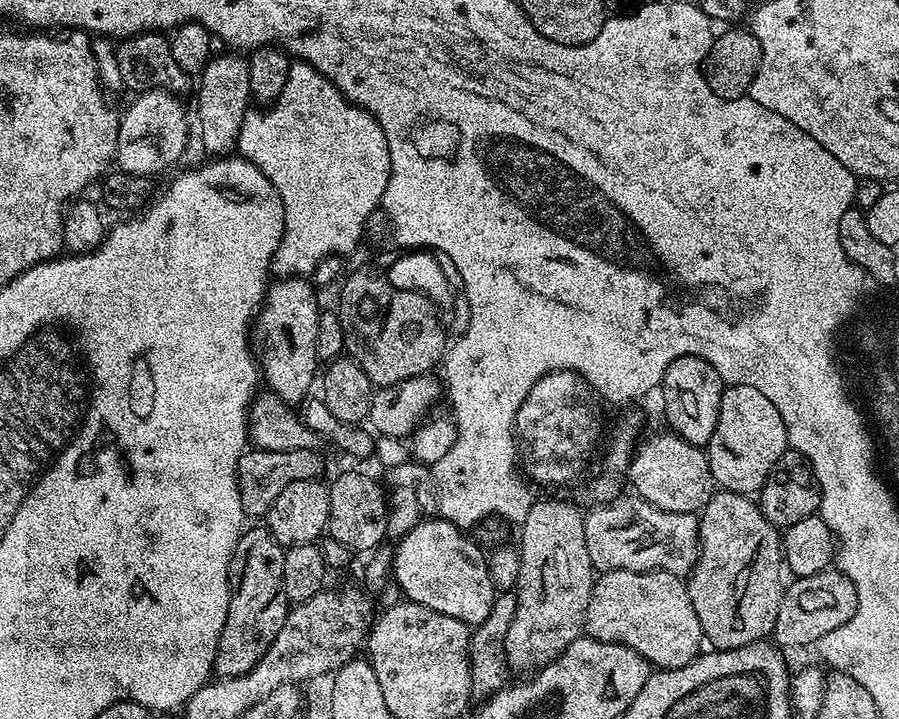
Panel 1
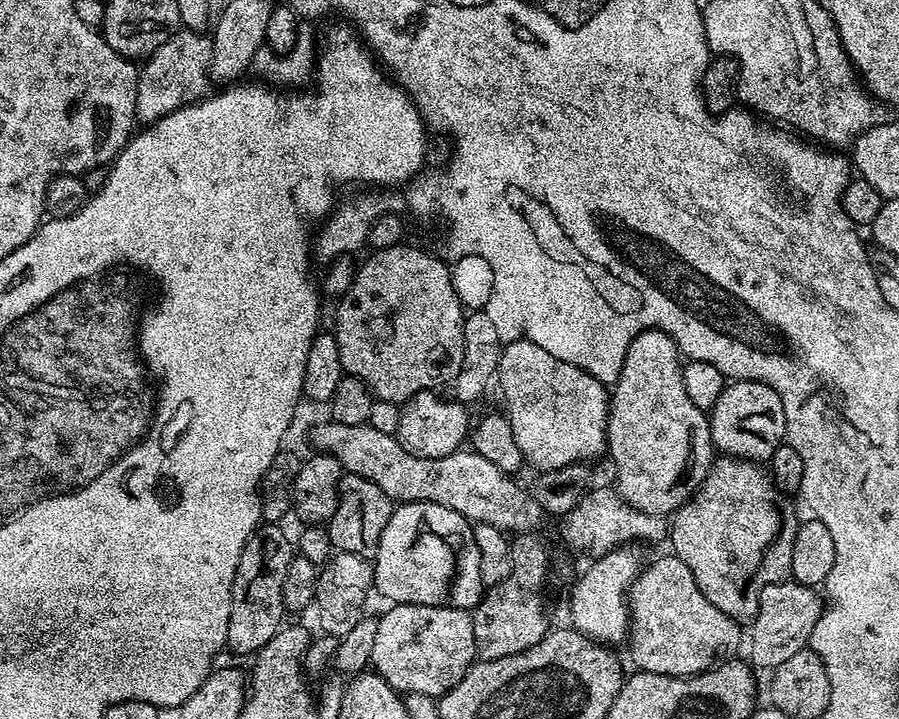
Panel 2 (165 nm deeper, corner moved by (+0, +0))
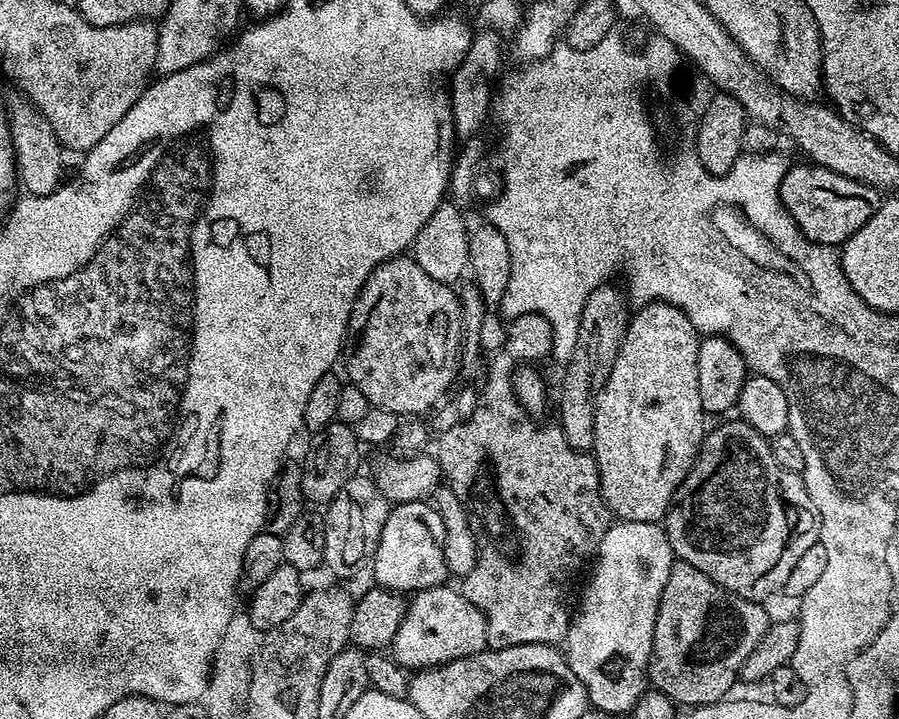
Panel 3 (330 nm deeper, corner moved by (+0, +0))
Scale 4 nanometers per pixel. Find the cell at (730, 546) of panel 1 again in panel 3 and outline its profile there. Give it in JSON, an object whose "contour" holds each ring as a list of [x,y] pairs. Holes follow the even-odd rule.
{"contour":[[[739,418],[718,425],[705,435],[696,461],[676,489],[672,507],[662,521],[677,561],[694,566],[697,572],[706,574],[714,585],[724,590],[756,584],[760,572],[764,572],[764,576],[768,576],[768,580],[764,580],[764,592],[767,593],[768,588],[784,576],[784,556],[796,556],[800,544],[808,544],[808,536],[812,536],[812,530],[817,526],[816,509],[808,497],[803,475],[778,470],[771,443]]]}

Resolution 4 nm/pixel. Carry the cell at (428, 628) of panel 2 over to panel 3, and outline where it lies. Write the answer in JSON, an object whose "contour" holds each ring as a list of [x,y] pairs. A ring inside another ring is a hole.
{"contour":[[[449,586],[427,588],[407,601],[402,624],[390,645],[393,660],[409,670],[436,668],[458,658],[473,656],[488,648],[486,620],[478,606],[465,598],[463,591]]]}

